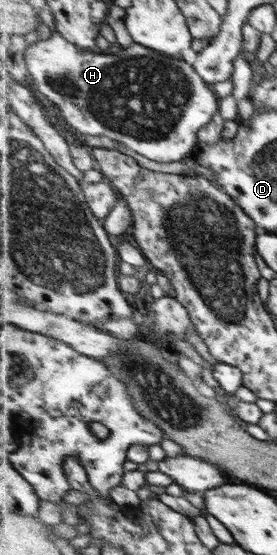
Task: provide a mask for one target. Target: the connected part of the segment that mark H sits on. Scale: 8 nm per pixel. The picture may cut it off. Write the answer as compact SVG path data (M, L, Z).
M56 30L51 39L30 45L26 59L32 75L30 83L56 104L65 123L86 135L109 136L153 161L183 161L199 143L199 131L213 123L221 109L221 98L194 64L136 42L118 53L105 54L82 49Z

